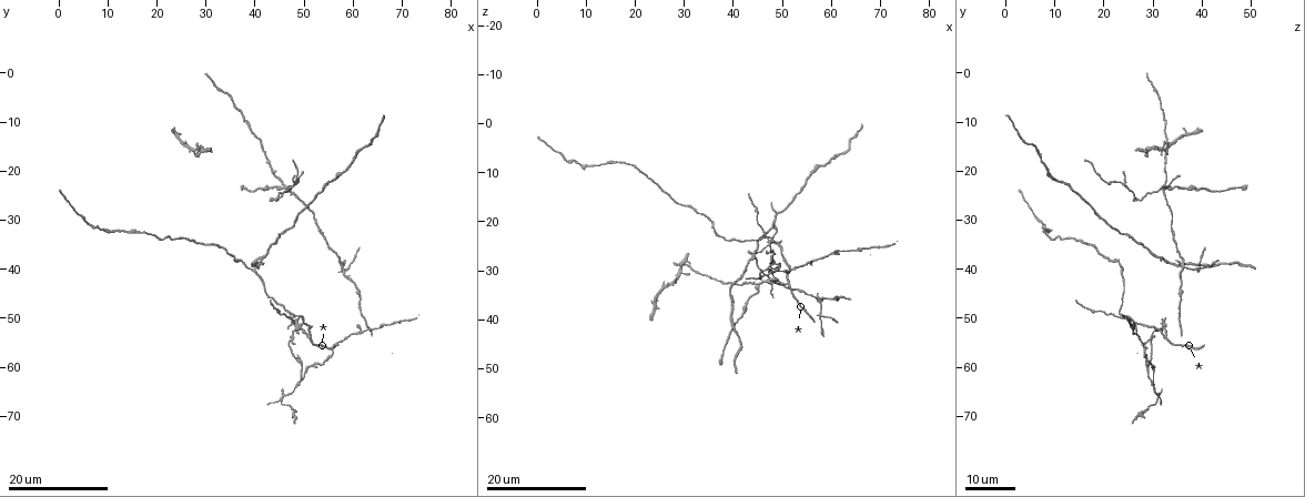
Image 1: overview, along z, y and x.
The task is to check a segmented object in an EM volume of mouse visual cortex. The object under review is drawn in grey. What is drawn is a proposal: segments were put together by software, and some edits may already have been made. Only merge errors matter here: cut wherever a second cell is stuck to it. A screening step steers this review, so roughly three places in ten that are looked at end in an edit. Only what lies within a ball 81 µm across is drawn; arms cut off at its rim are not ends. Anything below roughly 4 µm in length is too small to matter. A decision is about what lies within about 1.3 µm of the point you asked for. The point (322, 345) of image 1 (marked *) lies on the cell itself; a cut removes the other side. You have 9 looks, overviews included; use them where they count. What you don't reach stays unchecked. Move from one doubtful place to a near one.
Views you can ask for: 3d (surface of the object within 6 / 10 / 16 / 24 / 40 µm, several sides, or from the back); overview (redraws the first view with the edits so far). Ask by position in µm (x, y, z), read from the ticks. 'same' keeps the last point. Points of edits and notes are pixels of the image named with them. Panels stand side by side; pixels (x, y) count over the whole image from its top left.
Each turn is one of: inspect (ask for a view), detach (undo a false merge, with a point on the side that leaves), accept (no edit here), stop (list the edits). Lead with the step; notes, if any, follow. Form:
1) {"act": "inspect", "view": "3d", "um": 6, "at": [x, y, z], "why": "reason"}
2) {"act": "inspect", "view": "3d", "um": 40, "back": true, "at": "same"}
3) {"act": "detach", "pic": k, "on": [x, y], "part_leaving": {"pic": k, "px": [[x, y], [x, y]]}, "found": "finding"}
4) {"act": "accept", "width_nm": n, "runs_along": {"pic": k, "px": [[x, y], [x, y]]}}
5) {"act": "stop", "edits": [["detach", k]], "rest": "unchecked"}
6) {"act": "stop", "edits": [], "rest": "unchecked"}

{"act": "inspect", "view": "3d", "um": 24, "at": [51.0, 54.0, 32.0], "why": "two arms in line, one across"}

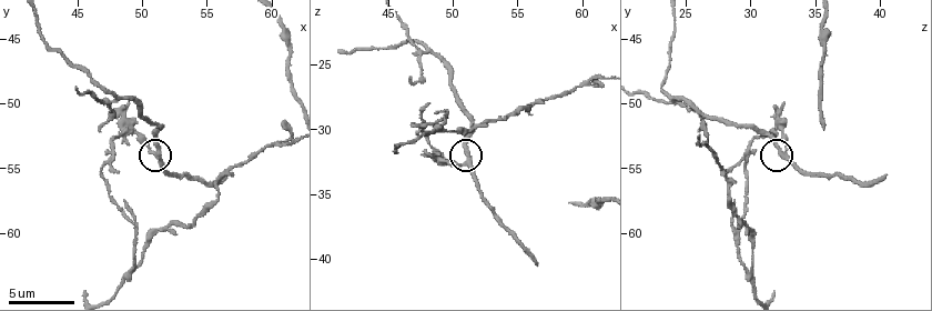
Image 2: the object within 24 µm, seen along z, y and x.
{"act": "inspect", "view": "3d", "um": 10, "at": [51.2, 54.0, 32.4], "why": "zoom in"}

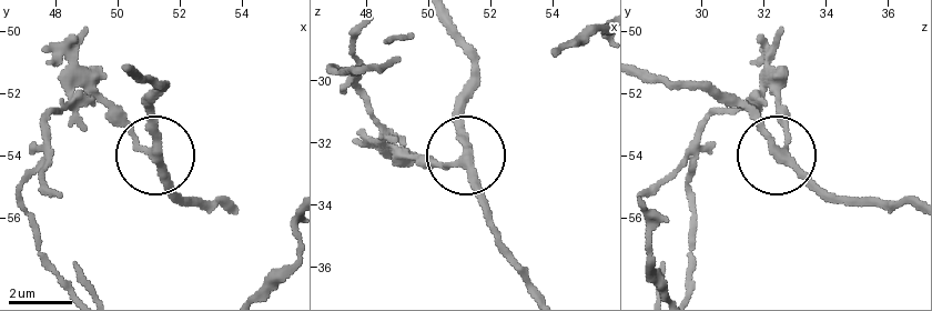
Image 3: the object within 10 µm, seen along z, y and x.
{"act": "detach", "pic": 3, "on": [105, 102], "part_leaving": {"pic": 3, "px": [[137, 141], [91, 103], [47, 120], [20, 199], [62, 287]]}, "found": "a second cell is stuck on"}

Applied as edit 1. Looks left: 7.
{"act": "inspect", "view": "overview"}

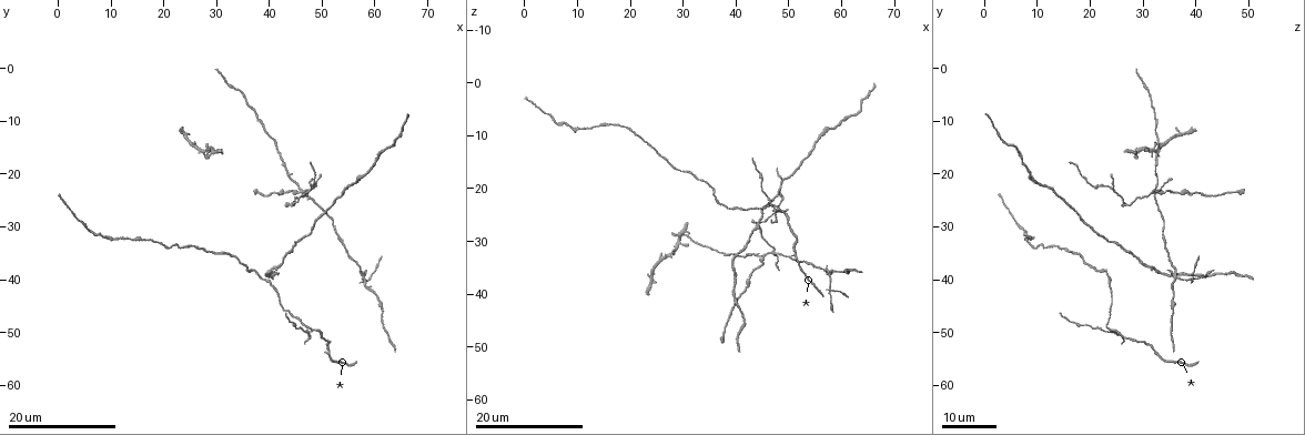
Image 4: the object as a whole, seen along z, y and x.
{"act": "inspect", "view": "3d", "um": 24, "at": [47.5, 49.5, 24.0], "why": "looks like a crossing"}

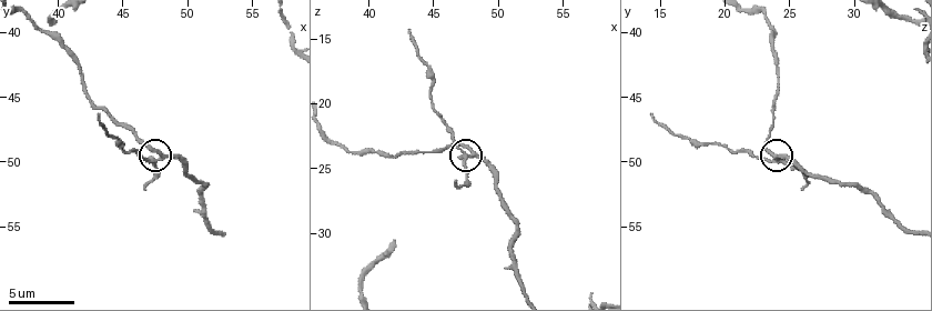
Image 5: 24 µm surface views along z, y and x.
{"act": "inspect", "view": "3d", "um": 6, "at": [48.2, 49.6, 23.8]}

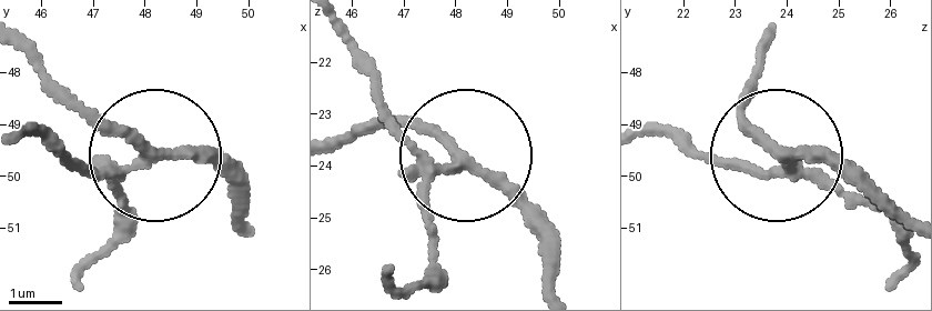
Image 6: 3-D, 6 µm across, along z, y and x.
{"act": "detach", "pic": 6, "on": [121, 201], "part_leaving": {"pic": 6, "px": [[111, 178], [23, 139]]}, "found": "two cells meet here"}

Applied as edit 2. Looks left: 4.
{"act": "inspect", "view": "overview"}

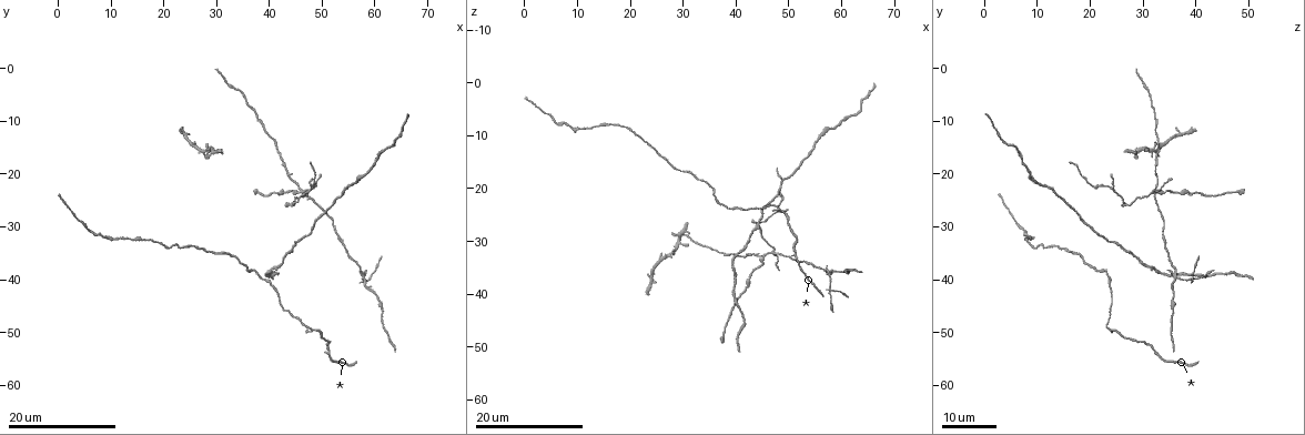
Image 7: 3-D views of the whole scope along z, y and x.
{"act": "inspect", "view": "3d", "um": 16, "at": [58.0, 40.0, 36.5], "why": "thin arm on a thick one"}

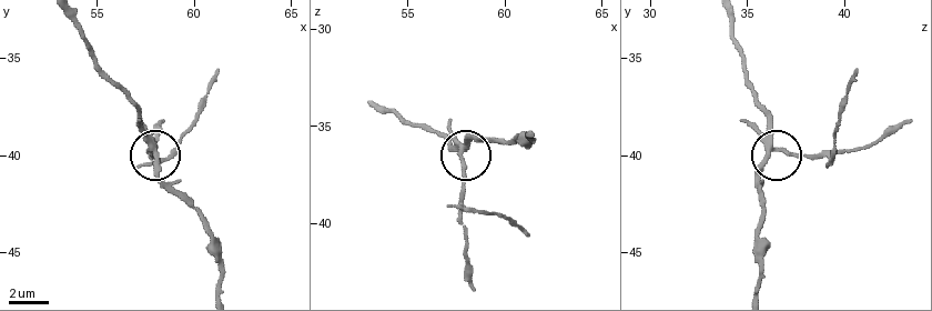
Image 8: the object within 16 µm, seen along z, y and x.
{"act": "inspect", "view": "3d", "um": 10, "at": [57.8, 39.6, 36.4], "why": "closer look"}

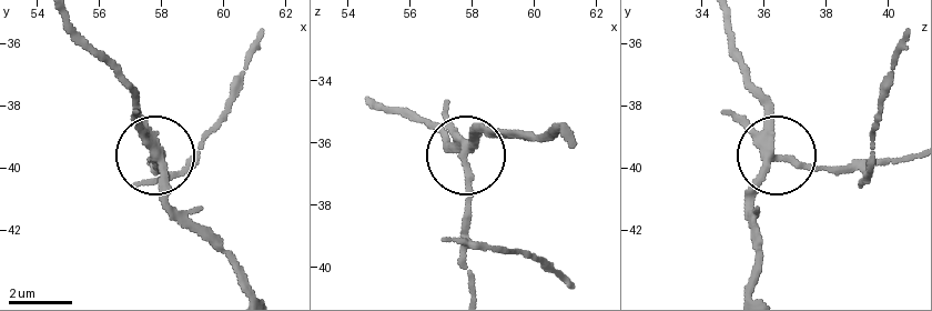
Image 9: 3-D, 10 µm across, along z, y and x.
{"act": "detach", "pic": 9, "on": [469, 188], "part_leaving": {"pic": 9, "px": [[467, 144], [469, 237], [530, 256], [570, 284]]}, "found": "two cells meet here"}

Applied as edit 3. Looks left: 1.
{"act": "stop", "edits": [["detach", 3], ["detach", 6], ["detach", 9]], "rest": "unchecked"}

